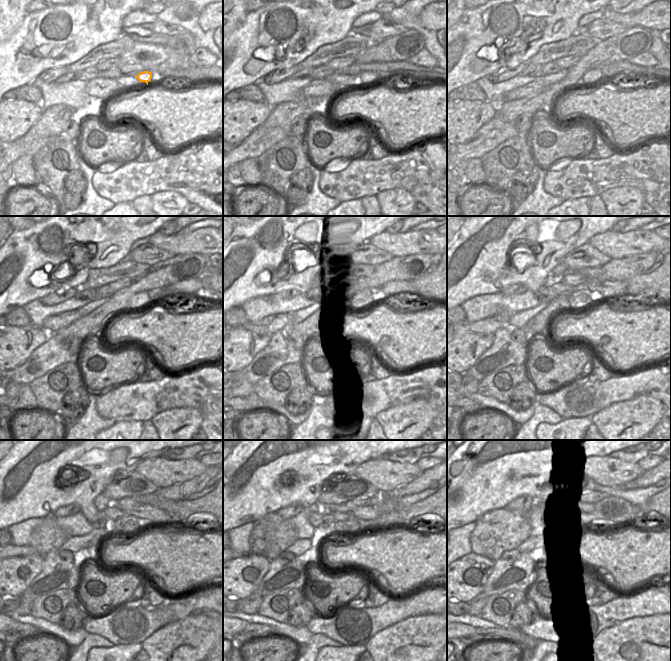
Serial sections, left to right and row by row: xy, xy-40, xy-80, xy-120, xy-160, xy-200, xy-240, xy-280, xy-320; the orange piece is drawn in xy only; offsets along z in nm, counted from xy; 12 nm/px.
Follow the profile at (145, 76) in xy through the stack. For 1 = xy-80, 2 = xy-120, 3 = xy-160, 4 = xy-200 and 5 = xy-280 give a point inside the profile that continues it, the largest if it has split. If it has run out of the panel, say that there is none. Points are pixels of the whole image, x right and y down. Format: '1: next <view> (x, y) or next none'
1: next xy-80 (591, 77)
2: next xy-120 (142, 300)
3: next xy-160 (359, 300)
4: next xy-200 (578, 300)
5: next xy-280 (351, 527)

